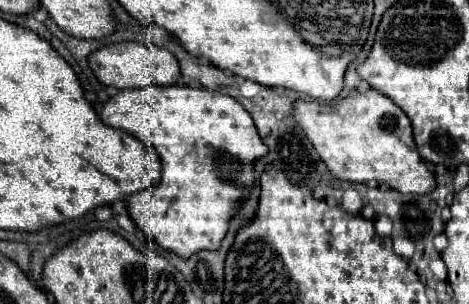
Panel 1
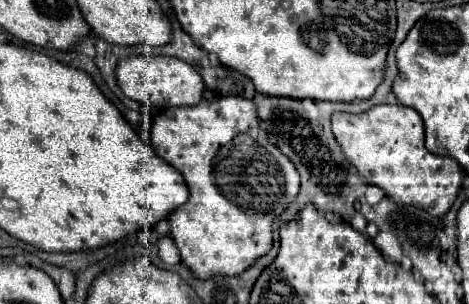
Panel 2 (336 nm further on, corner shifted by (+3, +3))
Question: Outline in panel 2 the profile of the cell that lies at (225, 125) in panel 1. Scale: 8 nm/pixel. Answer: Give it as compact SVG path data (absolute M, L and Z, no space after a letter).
M240 96L202 100L200 106L160 112L153 118L150 128L141 127L149 129L156 154L180 170L190 188L190 200L168 216L172 238L180 250L182 262L200 280L218 274L238 276L254 266L258 258L272 248L274 218L278 218L300 192L300 176L294 162L268 140L268 132L260 128L254 104Z

